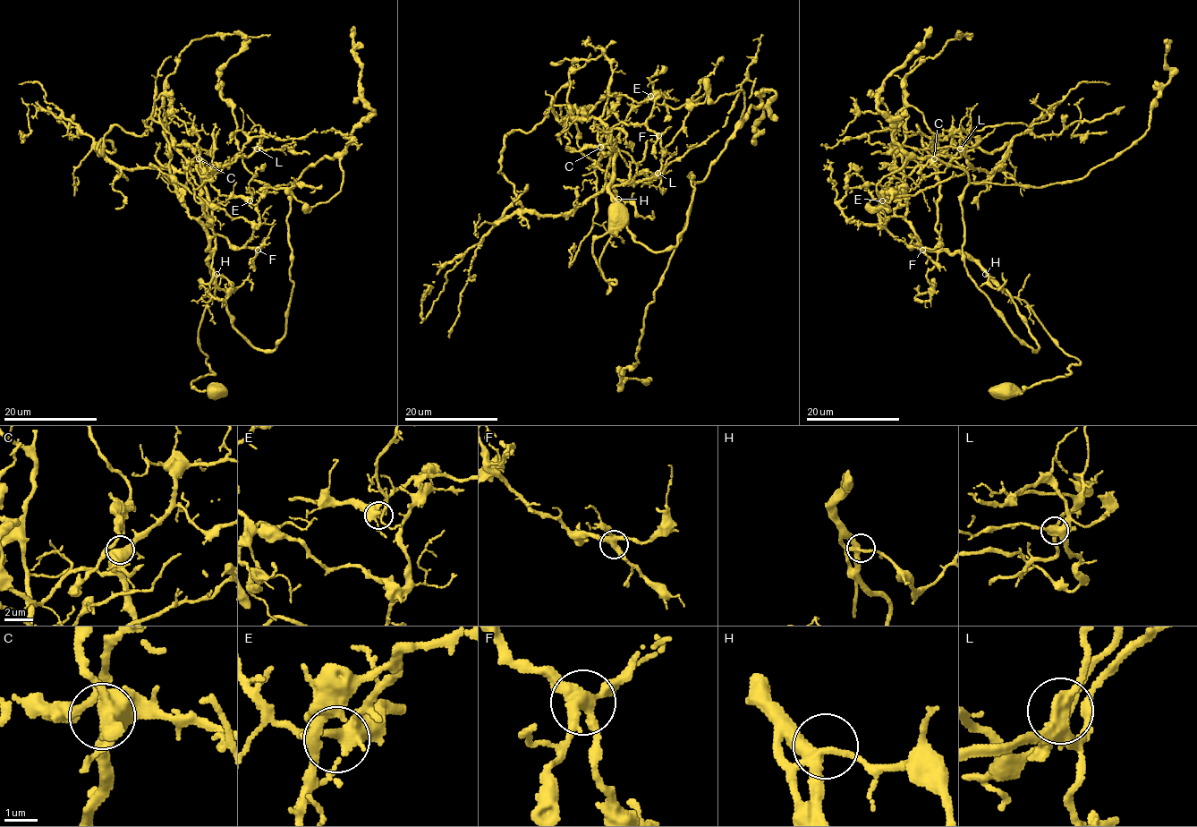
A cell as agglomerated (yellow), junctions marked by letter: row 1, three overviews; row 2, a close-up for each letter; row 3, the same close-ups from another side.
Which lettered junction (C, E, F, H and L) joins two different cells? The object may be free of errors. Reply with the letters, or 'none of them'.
none of them

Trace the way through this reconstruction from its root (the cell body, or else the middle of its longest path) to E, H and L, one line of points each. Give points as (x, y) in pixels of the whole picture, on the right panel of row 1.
E: (1008, 387), (1064, 377), (1080, 362), (975, 260), (896, 239), (878, 216), (890, 190), (882, 200)
H: (1008, 387), (1022, 391), (1064, 377), (1072, 364), (1080, 362), (1057, 345), (1022, 300), (1008, 296), (985, 274)
L: (1008, 387), (1064, 377), (1080, 362), (1022, 300), (942, 247), (934, 163), (965, 168), (960, 148)

